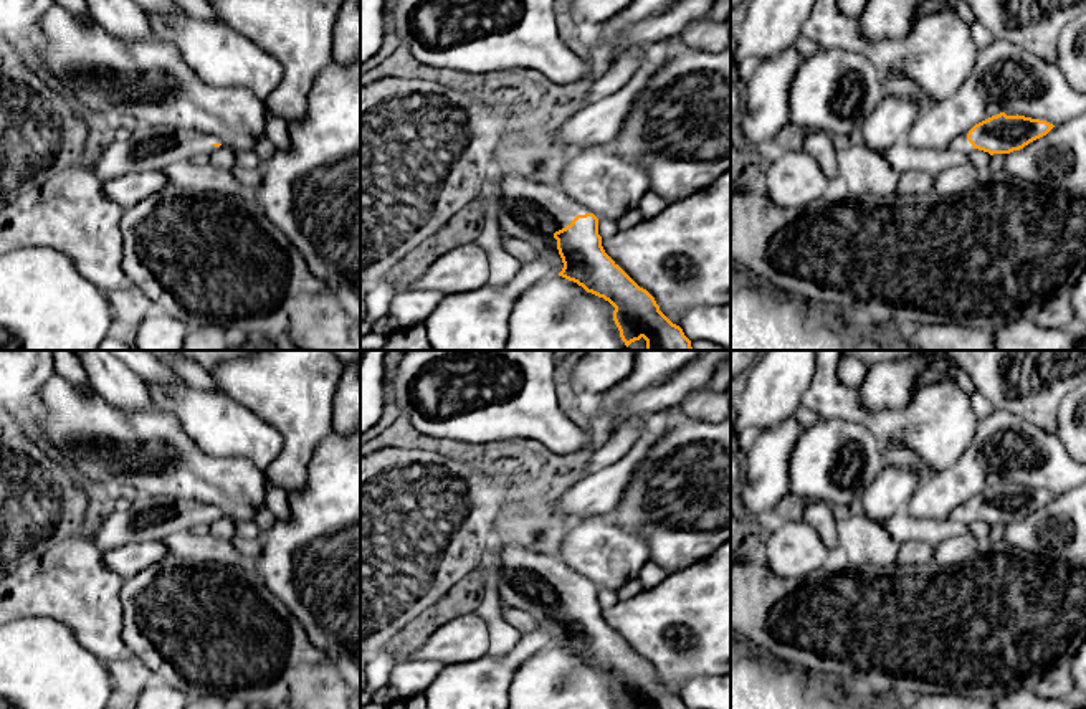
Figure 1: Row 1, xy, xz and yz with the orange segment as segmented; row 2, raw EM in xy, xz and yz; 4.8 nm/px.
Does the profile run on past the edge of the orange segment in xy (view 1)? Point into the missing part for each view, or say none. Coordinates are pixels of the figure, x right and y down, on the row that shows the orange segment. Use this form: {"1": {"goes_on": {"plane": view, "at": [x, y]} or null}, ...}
{"1": {"goes_on": null}}

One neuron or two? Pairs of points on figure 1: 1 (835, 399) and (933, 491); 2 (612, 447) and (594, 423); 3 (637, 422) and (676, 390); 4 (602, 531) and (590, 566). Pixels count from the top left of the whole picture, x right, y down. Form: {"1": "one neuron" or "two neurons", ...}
{"1": "two neurons", "2": "two neurons", "3": "two neurons", "4": "one neuron"}

